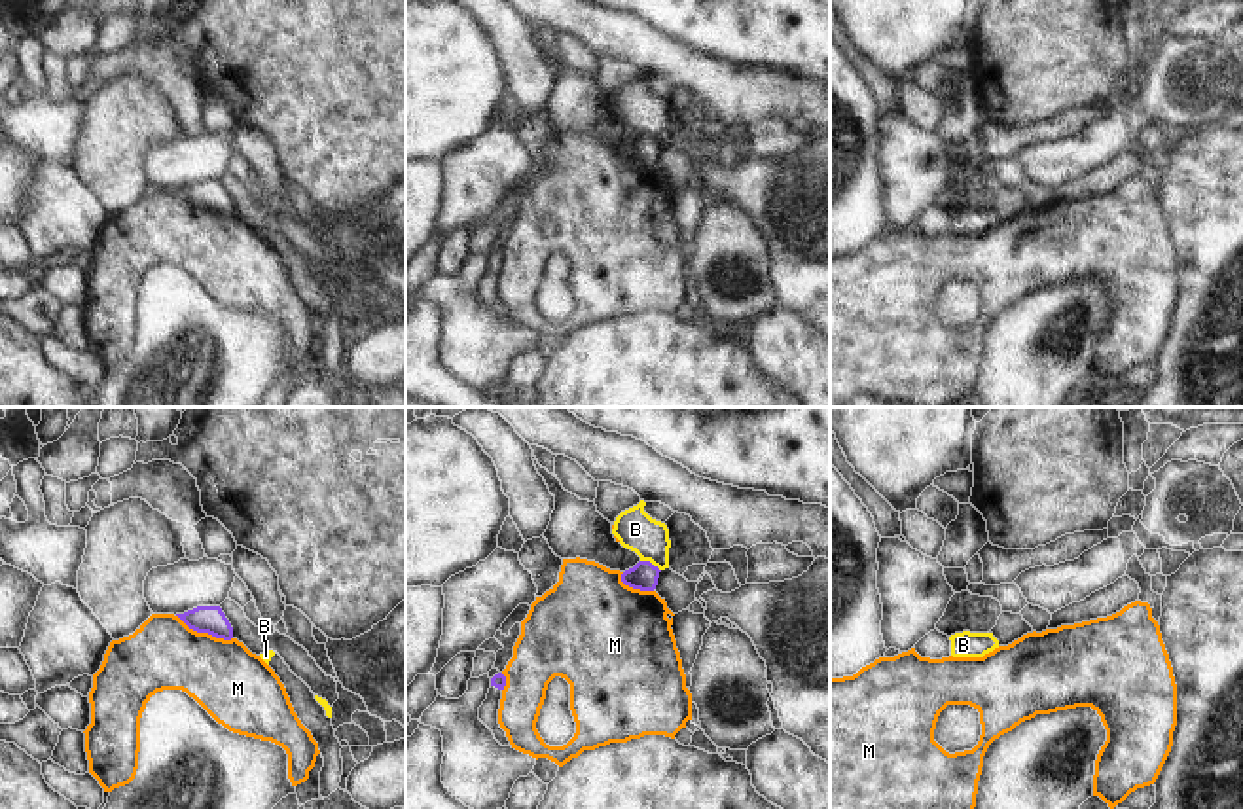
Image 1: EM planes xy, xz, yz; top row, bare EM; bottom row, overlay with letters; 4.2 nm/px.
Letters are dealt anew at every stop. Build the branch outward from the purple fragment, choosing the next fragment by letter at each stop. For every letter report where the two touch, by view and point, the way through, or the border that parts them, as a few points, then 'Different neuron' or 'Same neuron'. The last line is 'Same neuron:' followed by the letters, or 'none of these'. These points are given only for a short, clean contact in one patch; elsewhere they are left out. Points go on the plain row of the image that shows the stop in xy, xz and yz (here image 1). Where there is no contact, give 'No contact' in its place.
B: Touches purple at xz (650, 139). Boundary: xz (641, 135), (647, 135), (660, 146). Different neuron
M: Touches purple at xy (205, 207). Different neuron
Same neuron: none of these.

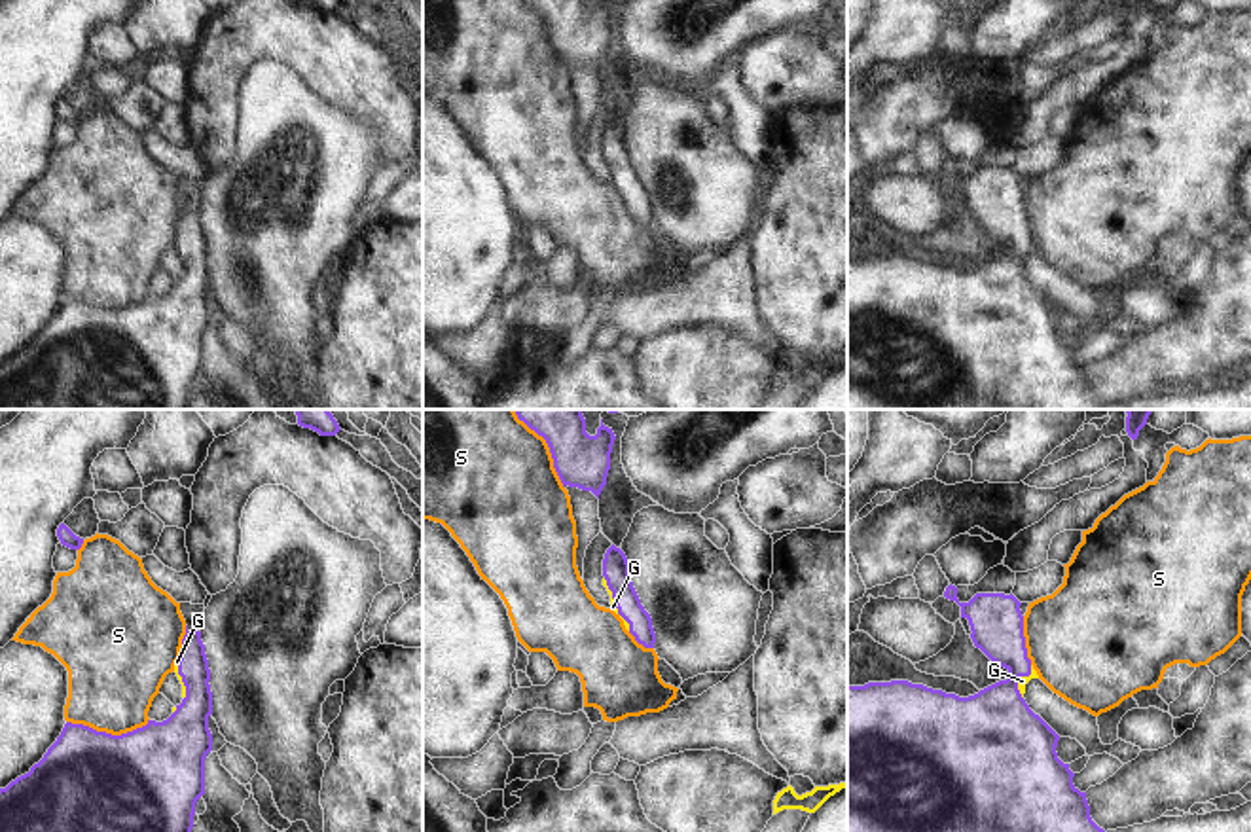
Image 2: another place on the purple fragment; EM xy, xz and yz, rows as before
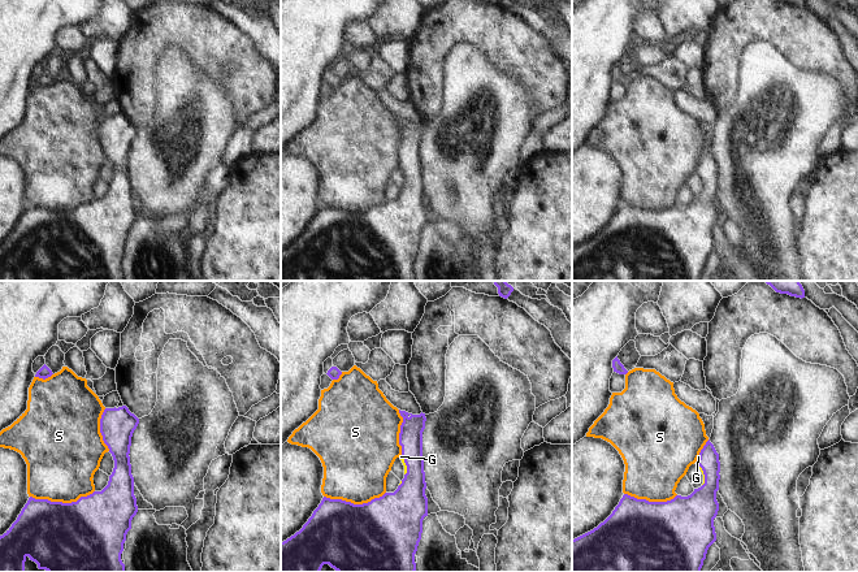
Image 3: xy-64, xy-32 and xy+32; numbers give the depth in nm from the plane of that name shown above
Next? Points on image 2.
G: Touches purple at yz (1018, 253). Path across: yz (994, 306), (1018, 253), (1022, 256). Same neuron
S: Touches purple at xy (108, 309). Different neuron
Same neuron: G.

